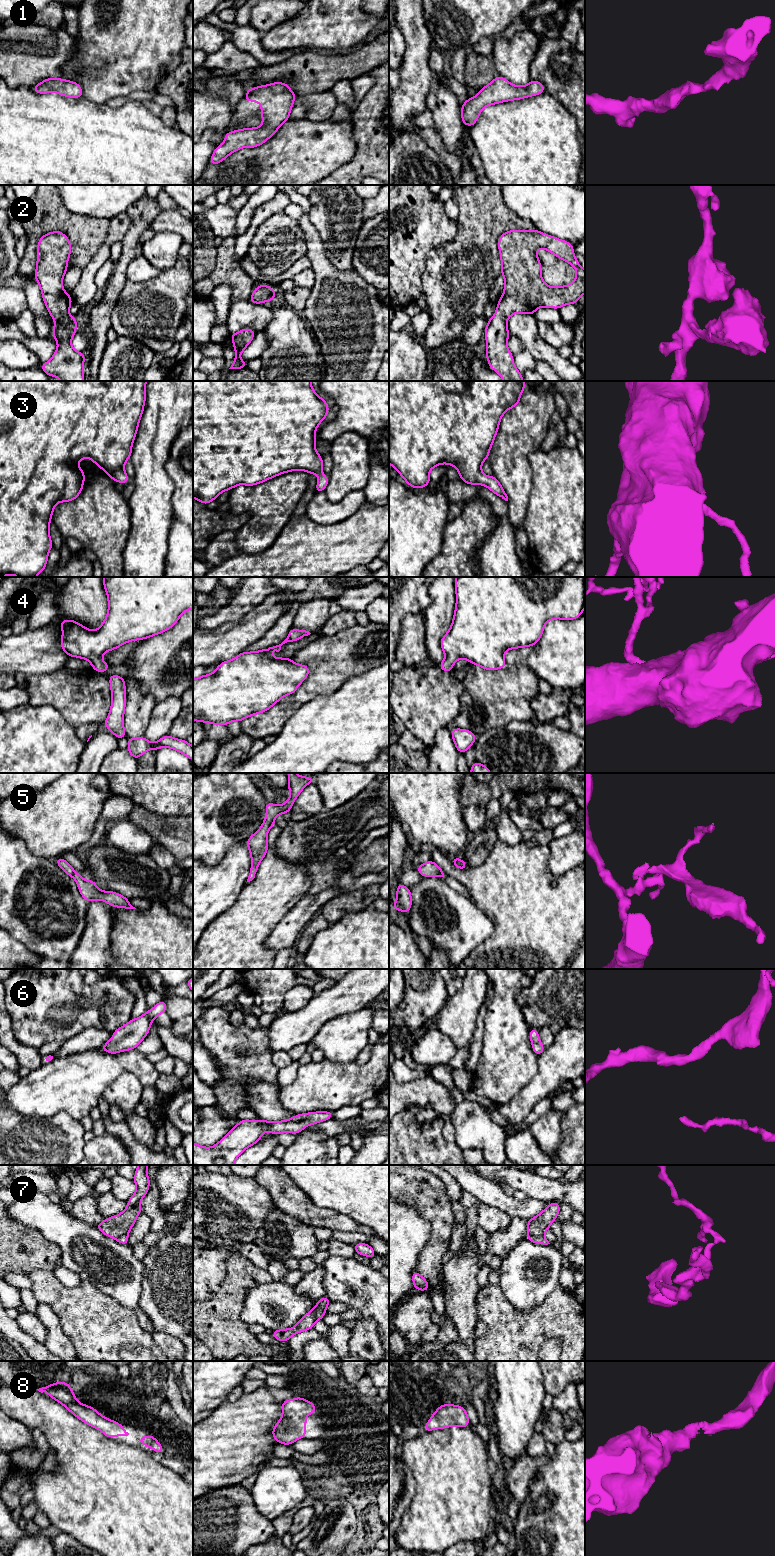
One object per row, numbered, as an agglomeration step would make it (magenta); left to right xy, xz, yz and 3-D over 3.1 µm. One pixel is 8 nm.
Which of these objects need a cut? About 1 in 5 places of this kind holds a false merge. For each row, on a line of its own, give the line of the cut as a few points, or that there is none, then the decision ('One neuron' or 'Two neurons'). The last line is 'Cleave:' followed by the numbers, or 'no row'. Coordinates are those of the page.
1: No split. One neuron
2: No split. One neuron
3: No split. One neuron
4: No split. One neuron
5: Split along xy (75, 871), (72, 876). Two neurons
6: No split. One neuron
7: Split along yz (528, 1234), (542, 1236). Two neurons
8: No split. One neuron
Cleave: 5, 7

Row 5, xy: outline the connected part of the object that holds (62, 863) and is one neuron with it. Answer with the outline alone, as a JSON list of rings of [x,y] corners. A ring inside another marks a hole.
[[[58,857],[55,859],[56,864],[70,877],[74,875],[73,867],[62,857]]]

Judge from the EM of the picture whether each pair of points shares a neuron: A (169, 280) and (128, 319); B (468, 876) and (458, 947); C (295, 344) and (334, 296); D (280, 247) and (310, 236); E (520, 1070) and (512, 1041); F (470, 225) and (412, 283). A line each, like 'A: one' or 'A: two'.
A: one
B: two
C: two
D: two
E: one
F: two

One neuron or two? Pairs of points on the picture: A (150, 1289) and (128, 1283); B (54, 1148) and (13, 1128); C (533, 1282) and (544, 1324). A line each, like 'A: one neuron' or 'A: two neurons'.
A: two neurons
B: one neuron
C: two neurons

